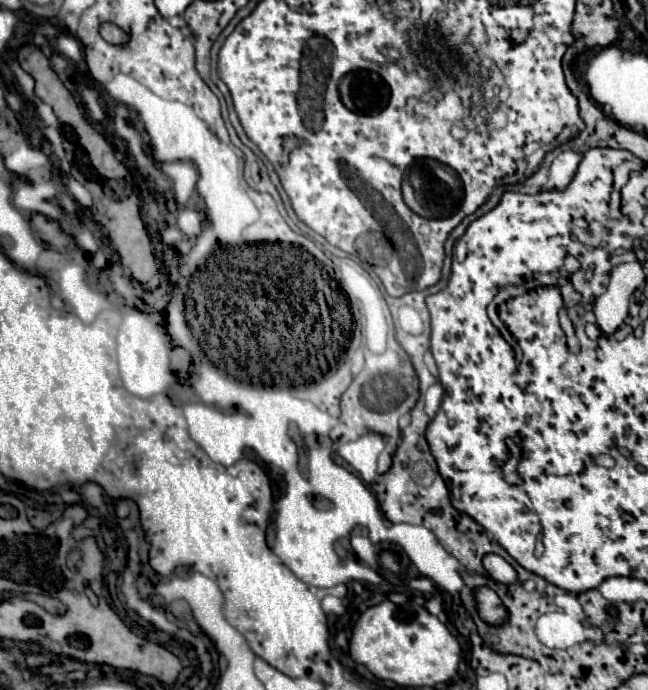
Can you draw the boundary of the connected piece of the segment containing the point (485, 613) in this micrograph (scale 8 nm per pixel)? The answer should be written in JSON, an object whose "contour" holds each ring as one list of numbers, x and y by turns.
{"contour":[[478,588,476,590,476,604,480,616,490,624,500,624,506,620,506,608,502,606,500,598,490,588]]}

